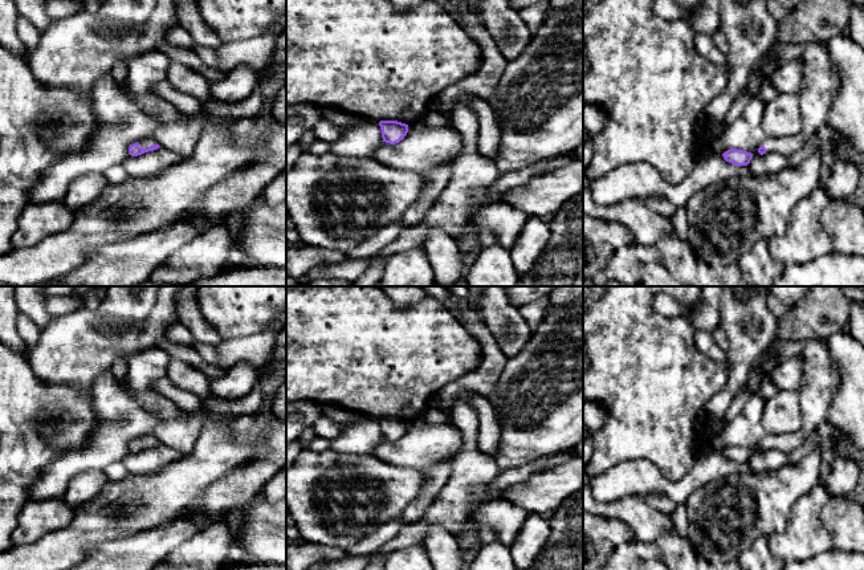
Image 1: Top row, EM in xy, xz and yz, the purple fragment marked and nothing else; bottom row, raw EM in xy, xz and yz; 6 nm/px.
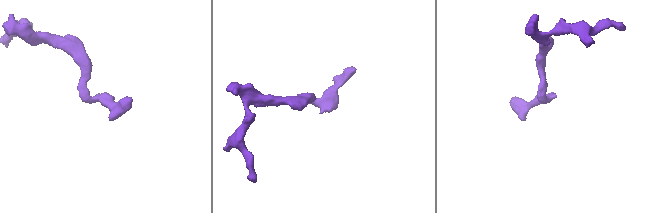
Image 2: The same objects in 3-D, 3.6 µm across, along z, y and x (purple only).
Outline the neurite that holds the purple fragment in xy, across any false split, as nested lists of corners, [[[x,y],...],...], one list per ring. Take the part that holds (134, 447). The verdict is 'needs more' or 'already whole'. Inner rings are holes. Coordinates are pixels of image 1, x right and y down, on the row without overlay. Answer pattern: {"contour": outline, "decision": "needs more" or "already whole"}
{"contour": [[[143,435],[133,441],[130,441],[129,451],[131,453],[138,453],[138,452],[142,452],[144,449],[154,448],[159,444],[160,443],[156,440],[156,437],[154,435]]], "decision": "needs more"}

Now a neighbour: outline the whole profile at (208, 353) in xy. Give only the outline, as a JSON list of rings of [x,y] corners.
[[[195,341],[192,347],[197,351],[197,354],[201,357],[203,361],[205,361],[209,365],[215,365],[215,366],[217,365],[219,355],[215,346]]]

